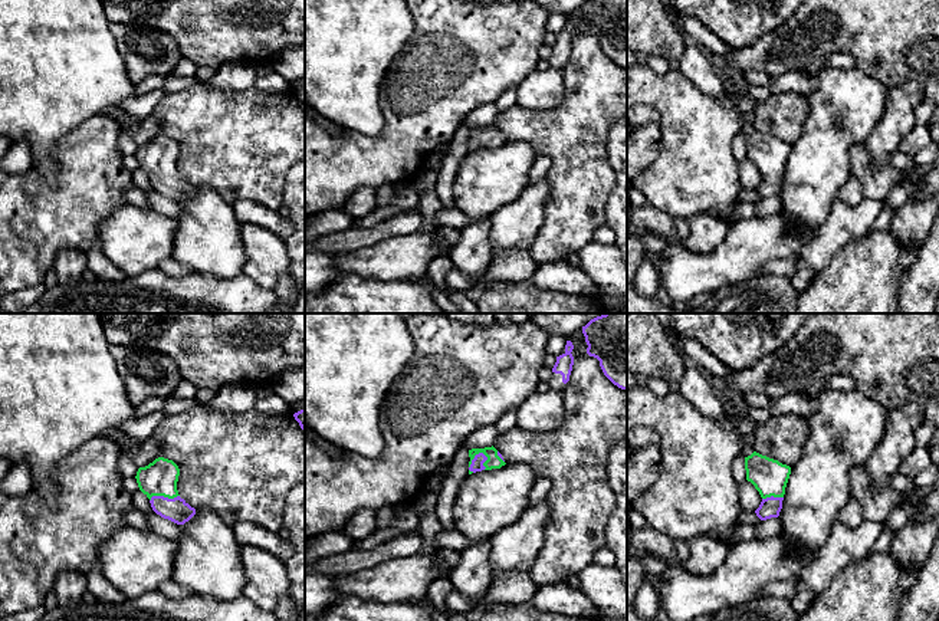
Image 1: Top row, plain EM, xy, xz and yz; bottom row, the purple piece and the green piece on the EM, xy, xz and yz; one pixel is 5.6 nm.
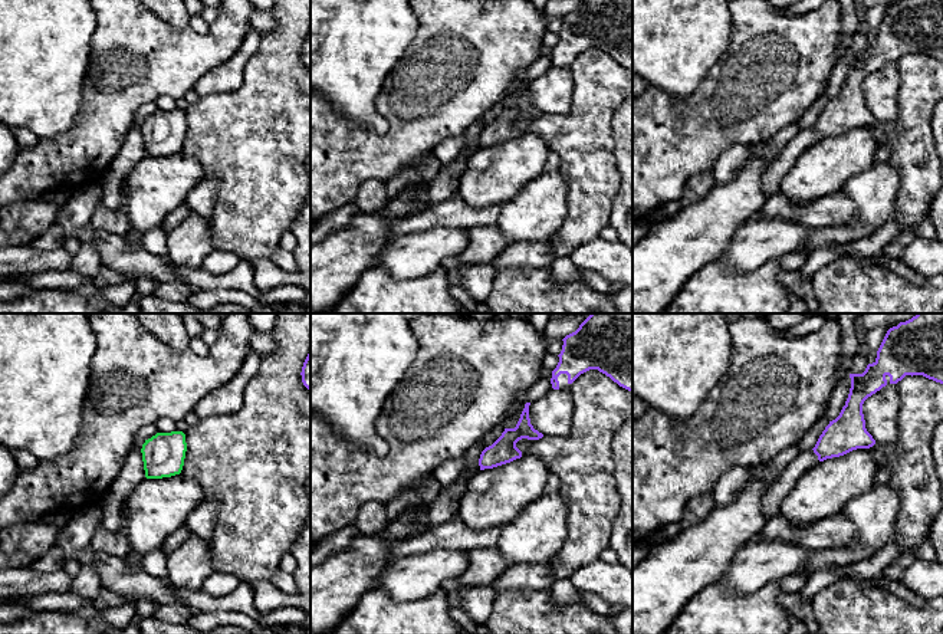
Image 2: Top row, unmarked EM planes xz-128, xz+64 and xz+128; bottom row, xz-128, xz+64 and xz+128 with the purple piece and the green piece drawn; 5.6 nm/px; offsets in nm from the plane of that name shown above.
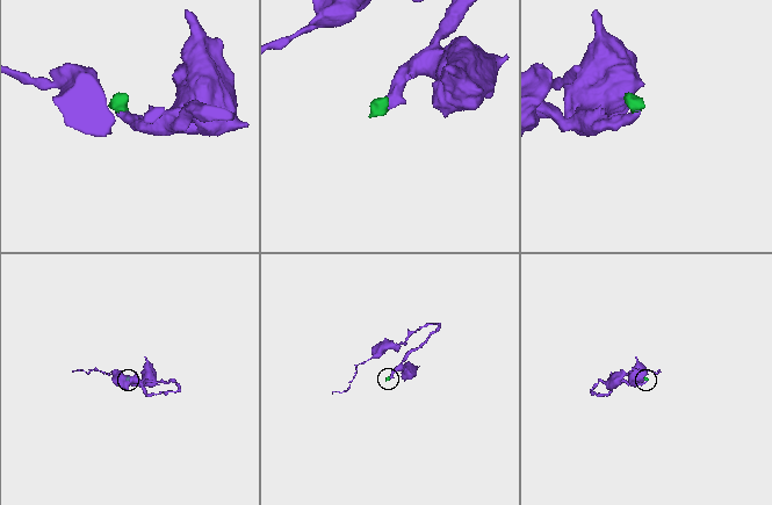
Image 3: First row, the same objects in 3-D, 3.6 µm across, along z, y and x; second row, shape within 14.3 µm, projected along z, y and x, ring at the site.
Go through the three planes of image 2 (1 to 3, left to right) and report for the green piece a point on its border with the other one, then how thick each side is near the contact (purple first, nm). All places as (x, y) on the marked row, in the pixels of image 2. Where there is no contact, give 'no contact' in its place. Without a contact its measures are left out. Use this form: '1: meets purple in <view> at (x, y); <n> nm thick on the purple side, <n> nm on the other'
1: no contact
2: no contact
3: no contact

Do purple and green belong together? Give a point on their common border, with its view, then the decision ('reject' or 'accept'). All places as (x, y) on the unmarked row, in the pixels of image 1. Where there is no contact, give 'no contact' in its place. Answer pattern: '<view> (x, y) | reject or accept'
xz (472, 138) | accept

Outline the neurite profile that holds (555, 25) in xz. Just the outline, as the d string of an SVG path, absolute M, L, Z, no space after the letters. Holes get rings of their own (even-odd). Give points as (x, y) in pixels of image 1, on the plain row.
M551 13L546 22L546 32L559 34L565 32L567 16L559 13Z

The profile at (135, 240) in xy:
M124 204L101 221L101 250L127 277L135 277L173 256L175 231L177 220Z

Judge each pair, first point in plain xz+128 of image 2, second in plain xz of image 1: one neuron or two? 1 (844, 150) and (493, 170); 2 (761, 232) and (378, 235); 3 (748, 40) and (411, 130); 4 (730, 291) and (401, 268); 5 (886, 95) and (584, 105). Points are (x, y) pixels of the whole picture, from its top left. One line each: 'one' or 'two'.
1: one
2: two
3: one
4: two
5: two

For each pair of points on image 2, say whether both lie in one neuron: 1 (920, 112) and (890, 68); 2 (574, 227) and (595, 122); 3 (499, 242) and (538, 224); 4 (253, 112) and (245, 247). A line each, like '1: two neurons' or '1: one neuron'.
1: two neurons
2: one neuron
3: two neurons
4: one neuron

